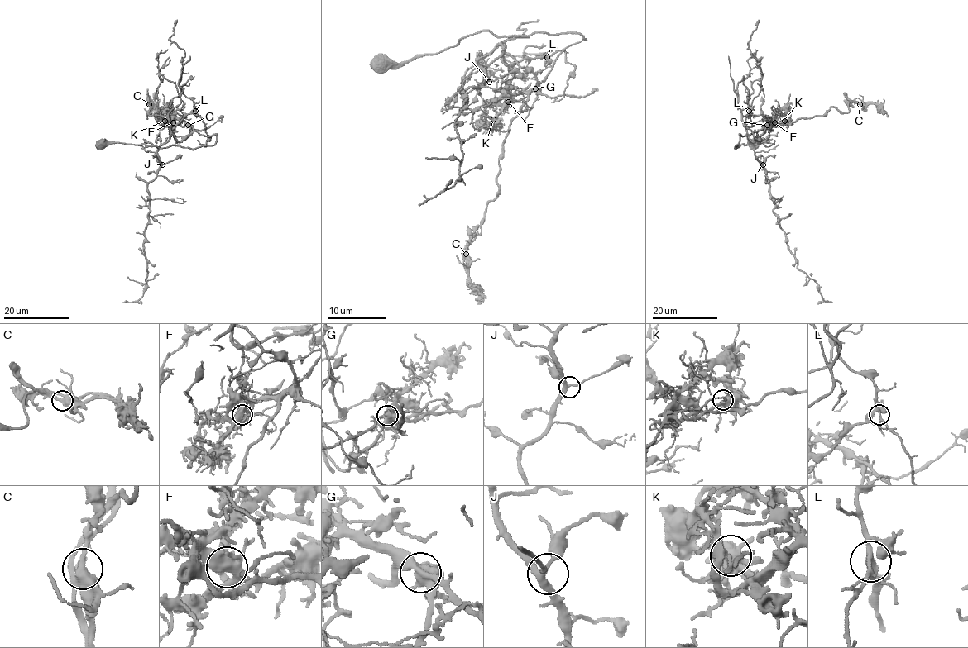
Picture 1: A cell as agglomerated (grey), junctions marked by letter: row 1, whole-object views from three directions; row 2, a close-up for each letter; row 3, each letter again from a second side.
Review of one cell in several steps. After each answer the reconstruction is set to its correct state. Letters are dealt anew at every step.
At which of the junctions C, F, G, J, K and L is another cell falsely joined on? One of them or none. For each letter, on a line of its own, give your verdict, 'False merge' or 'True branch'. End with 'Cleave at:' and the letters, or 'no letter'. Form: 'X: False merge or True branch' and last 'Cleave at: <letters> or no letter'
C: True branch
F: True branch
G: False merge
J: True branch
K: True branch
L: True branch
Cleave at: G

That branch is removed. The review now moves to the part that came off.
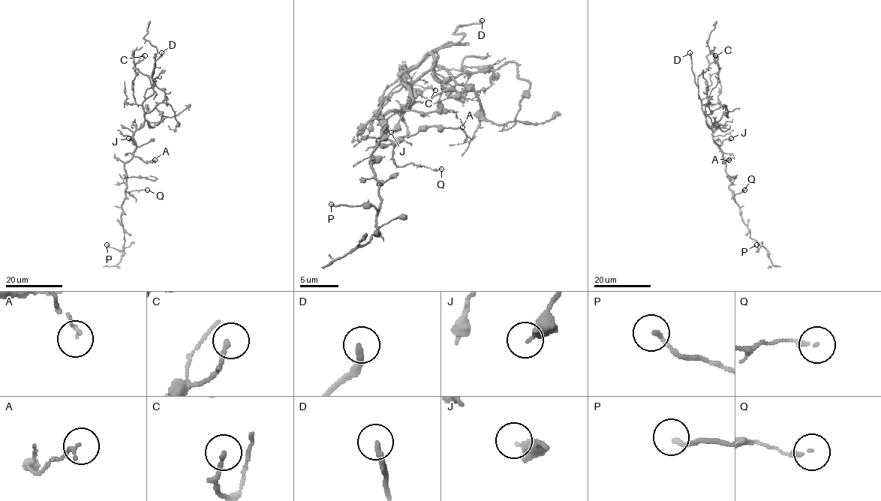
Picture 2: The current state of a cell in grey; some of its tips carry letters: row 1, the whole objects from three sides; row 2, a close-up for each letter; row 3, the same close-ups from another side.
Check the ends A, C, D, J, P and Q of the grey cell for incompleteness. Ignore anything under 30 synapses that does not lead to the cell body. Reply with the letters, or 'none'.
D

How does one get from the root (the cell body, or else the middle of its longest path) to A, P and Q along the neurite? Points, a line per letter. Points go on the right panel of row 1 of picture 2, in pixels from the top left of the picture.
A: (719, 147), (723, 157), (722, 162), (729, 160)
P: (719, 147), (731, 182), (729, 188), (732, 198), (739, 206), (750, 237), (760, 246), (757, 250), (756, 244)
Q: (719, 147), (731, 182), (729, 187), (734, 193), (744, 190)

